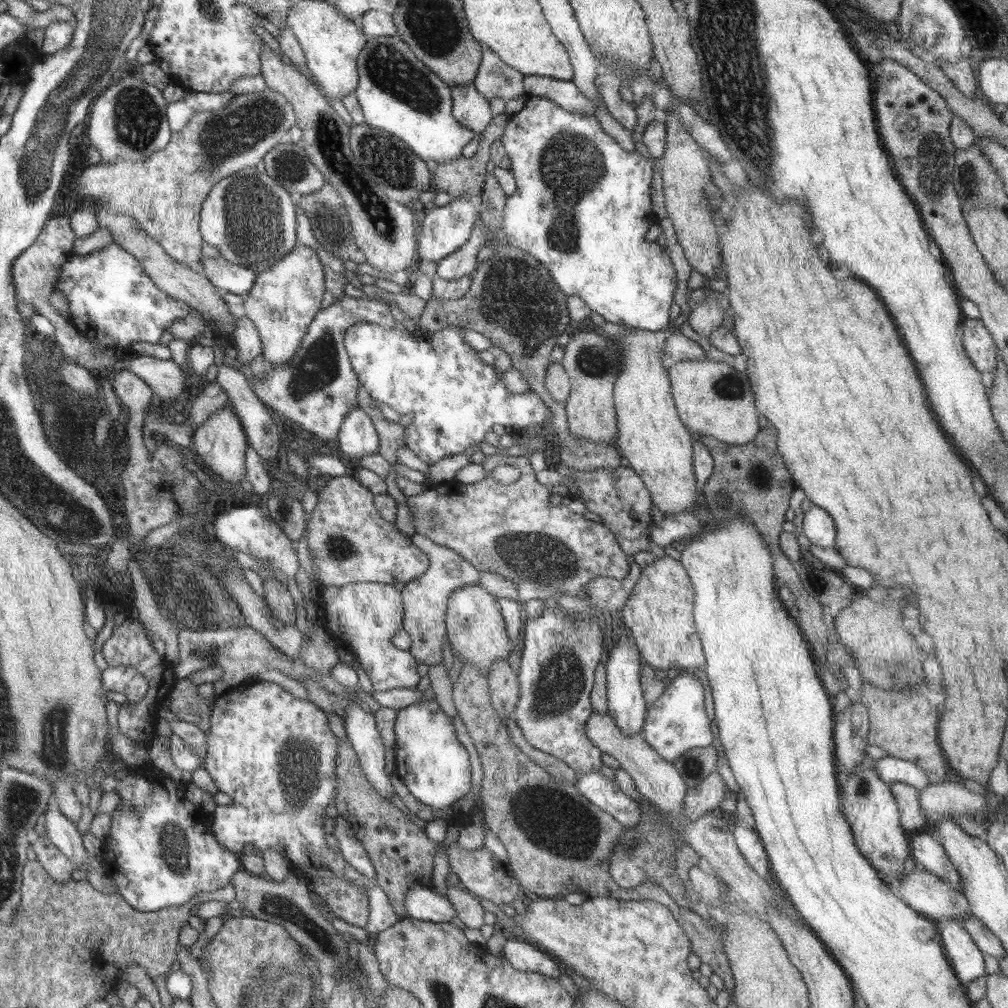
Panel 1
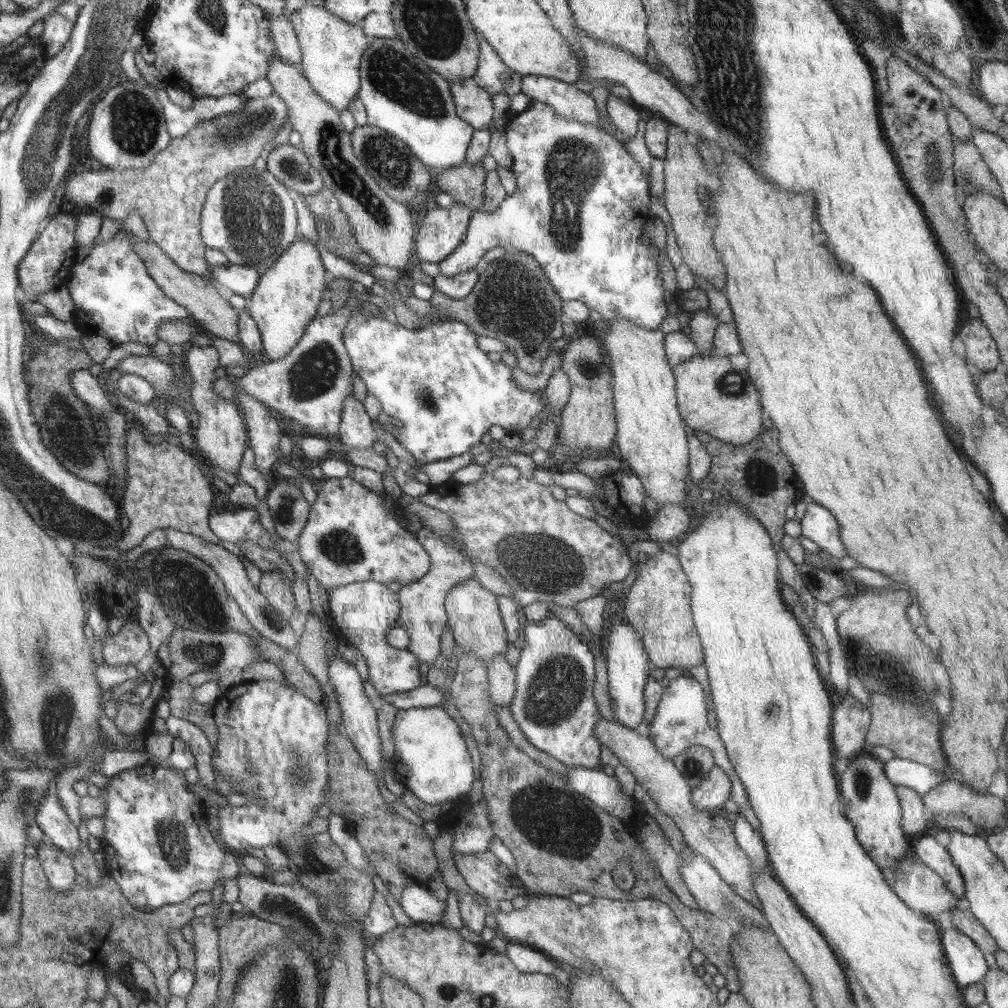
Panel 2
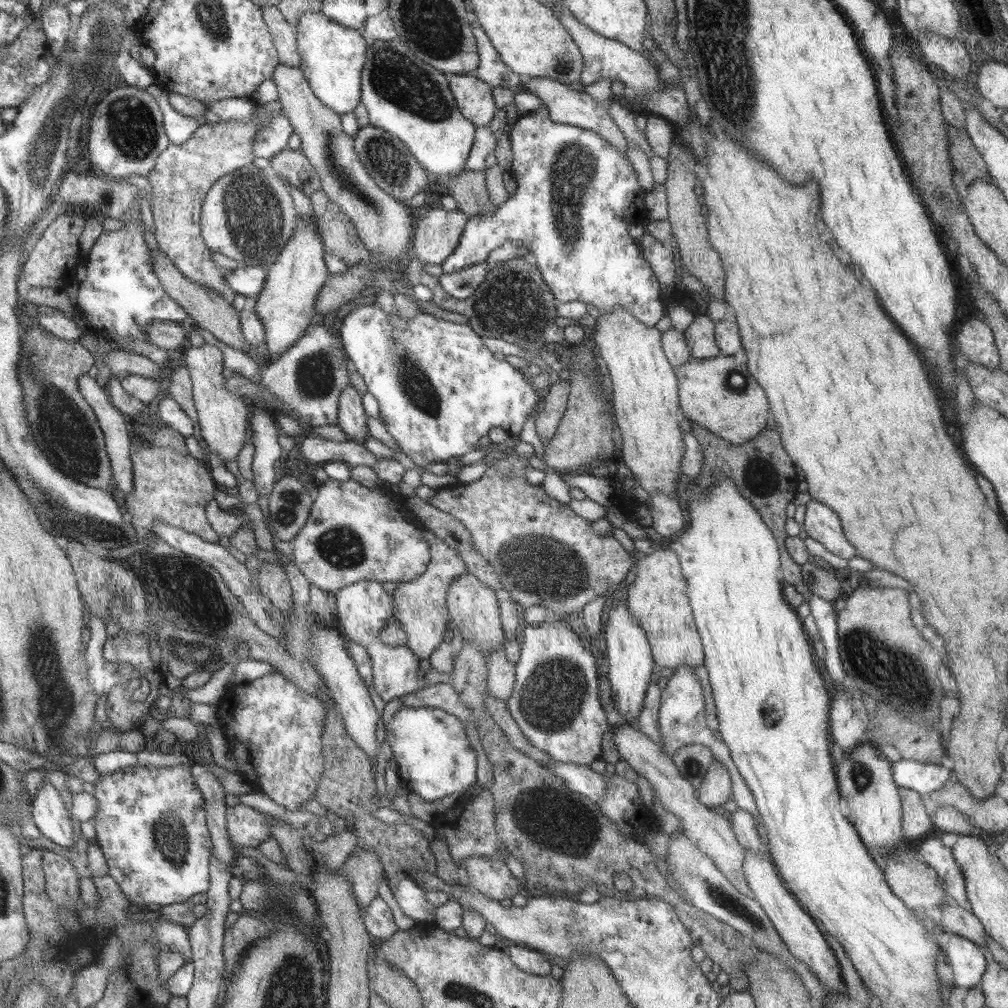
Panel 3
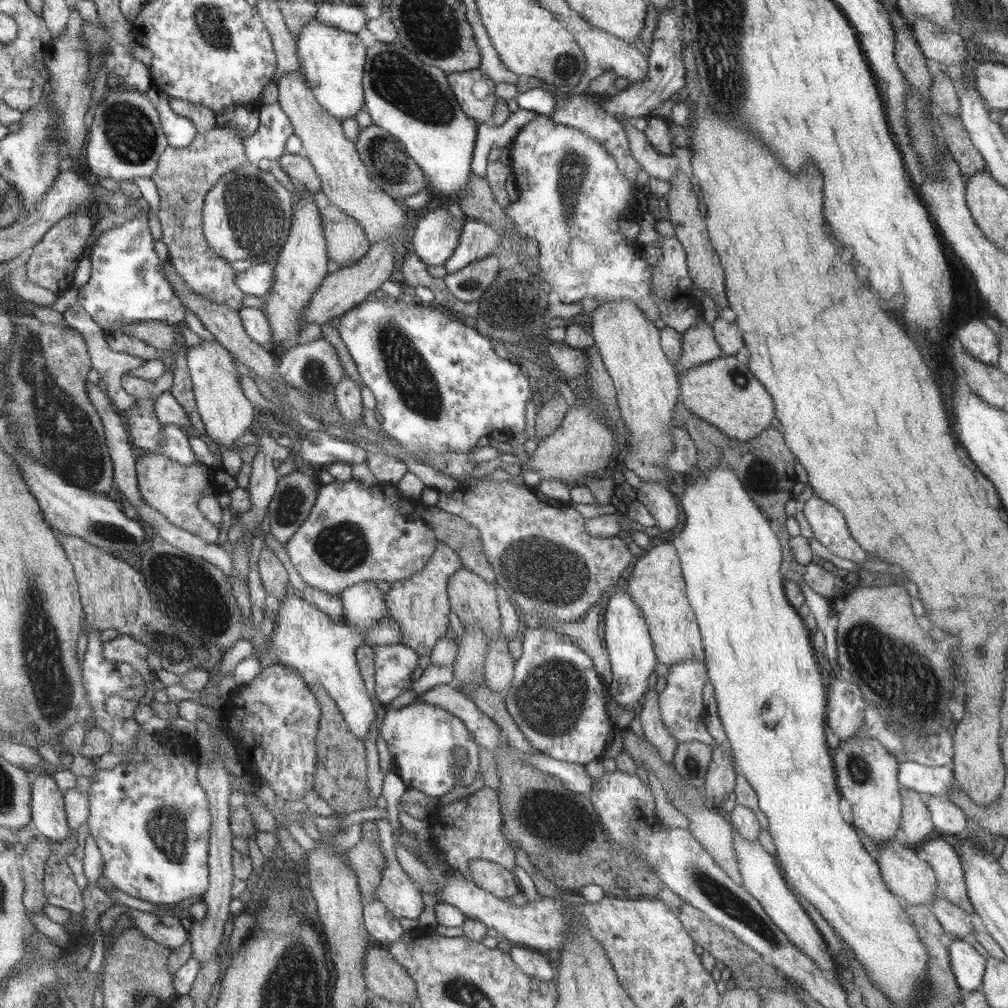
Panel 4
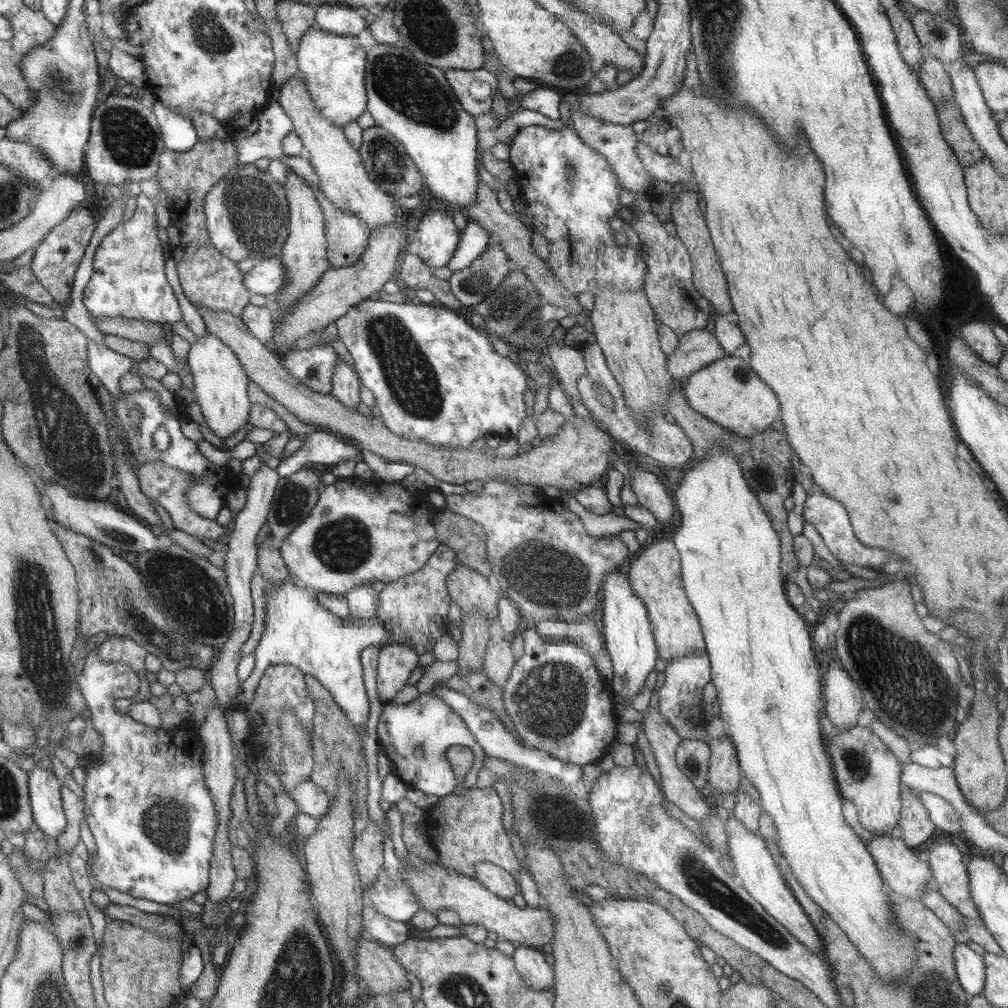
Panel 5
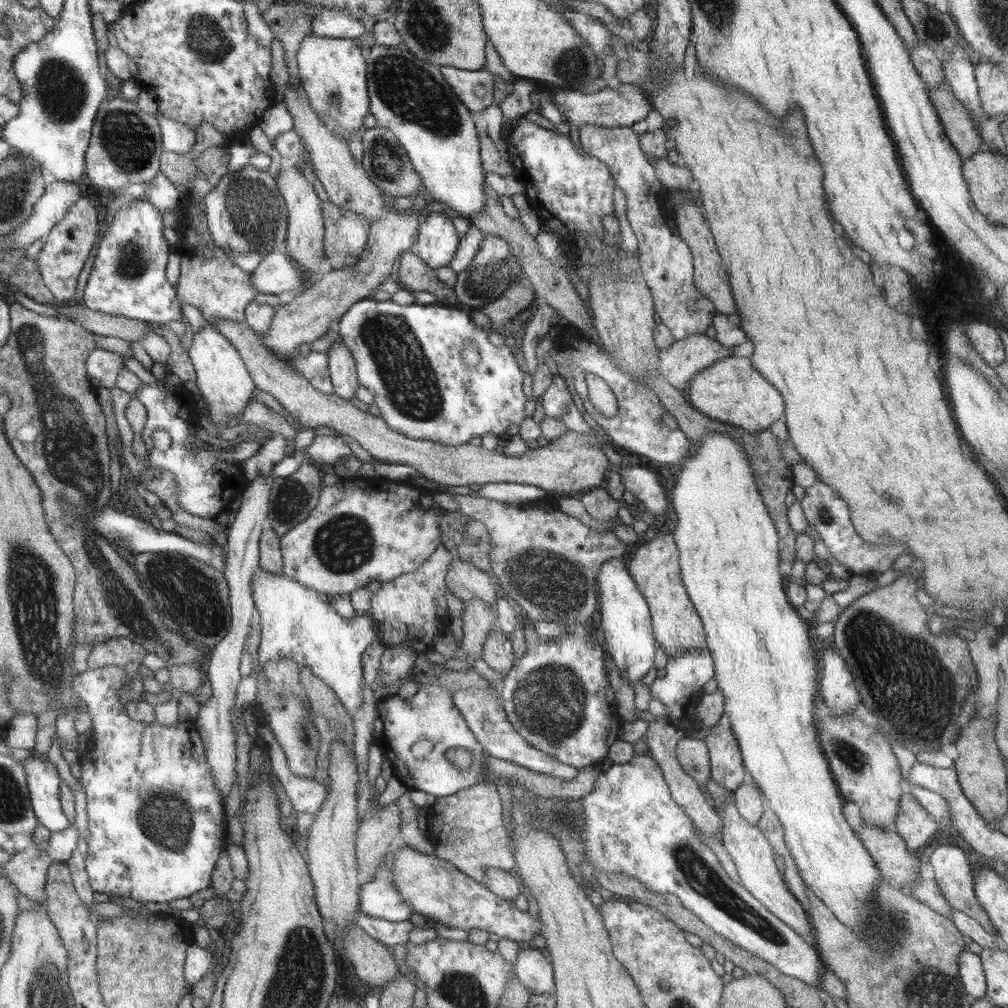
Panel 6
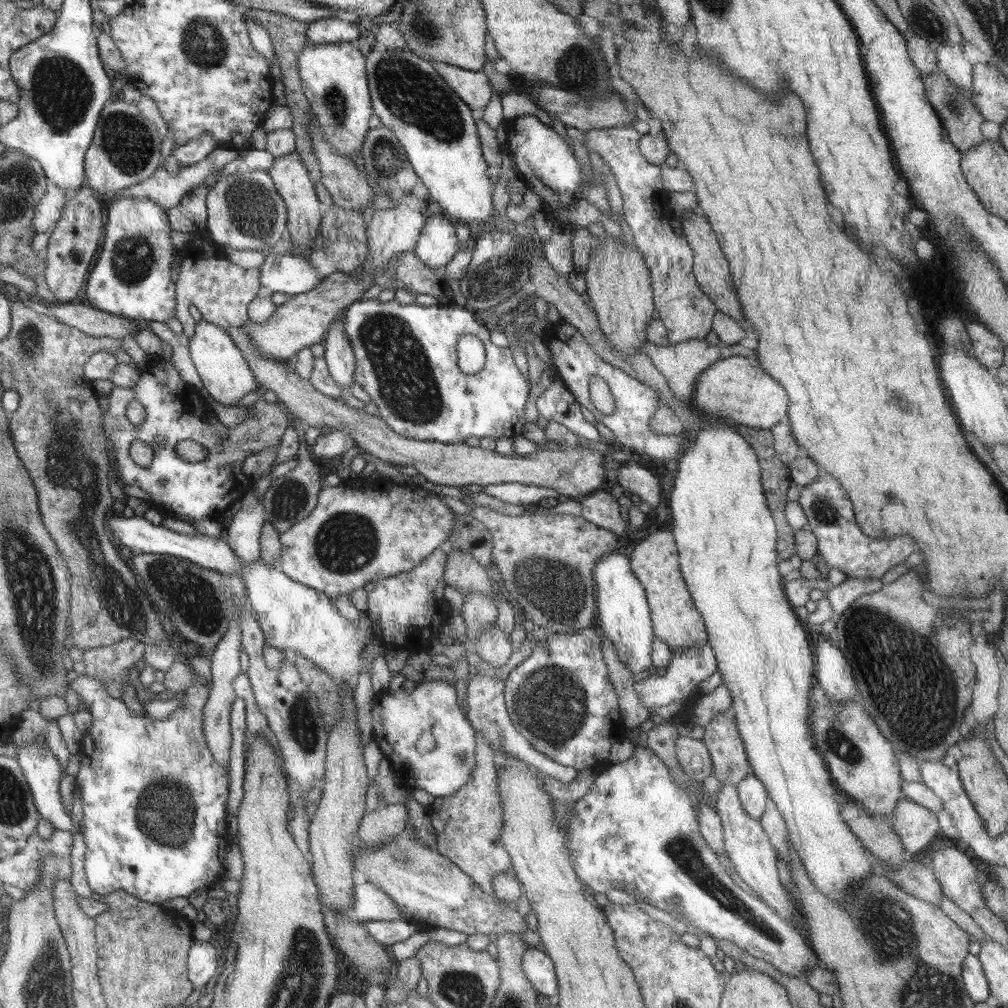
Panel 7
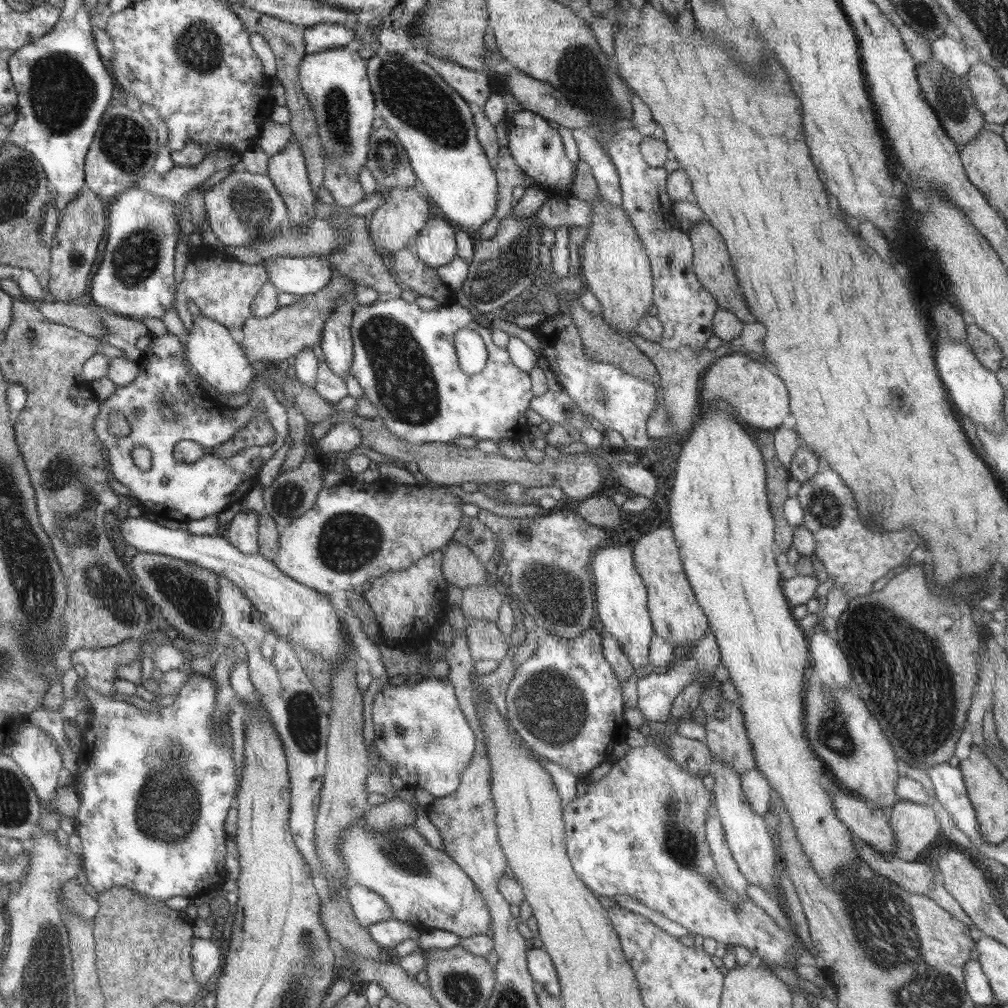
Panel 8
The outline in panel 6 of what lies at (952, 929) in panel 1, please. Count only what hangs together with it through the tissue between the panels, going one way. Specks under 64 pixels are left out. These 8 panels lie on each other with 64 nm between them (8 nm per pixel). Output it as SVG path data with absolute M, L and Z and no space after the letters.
M964 947L959 956L958 969L960 981L967 994L975 1000L986 998L987 985L980 955Z

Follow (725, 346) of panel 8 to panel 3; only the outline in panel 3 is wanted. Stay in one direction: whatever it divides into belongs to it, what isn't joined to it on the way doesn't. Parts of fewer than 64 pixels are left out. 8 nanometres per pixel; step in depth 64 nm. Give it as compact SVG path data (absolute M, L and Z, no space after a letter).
M707 314L700 315L685 331L691 359L712 358L721 354L715 341L715 320Z

